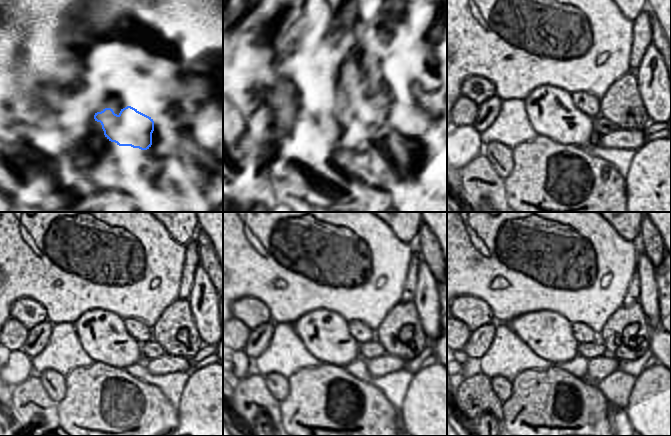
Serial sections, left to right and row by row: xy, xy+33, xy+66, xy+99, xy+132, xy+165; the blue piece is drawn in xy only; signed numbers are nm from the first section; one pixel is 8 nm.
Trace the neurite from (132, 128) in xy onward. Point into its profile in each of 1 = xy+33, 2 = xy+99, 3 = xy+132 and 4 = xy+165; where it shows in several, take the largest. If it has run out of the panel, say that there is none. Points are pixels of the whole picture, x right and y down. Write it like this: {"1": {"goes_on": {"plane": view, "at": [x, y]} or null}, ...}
{"1": {"goes_on": {"plane": "xy+33", "at": [327, 106]}}, "2": {"goes_on": {"plane": "xy+99", "at": [103, 335]}}, "3": {"goes_on": {"plane": "xy+132", "at": [325, 333]}}, "4": {"goes_on": {"plane": "xy+165", "at": [549, 334]}}}

